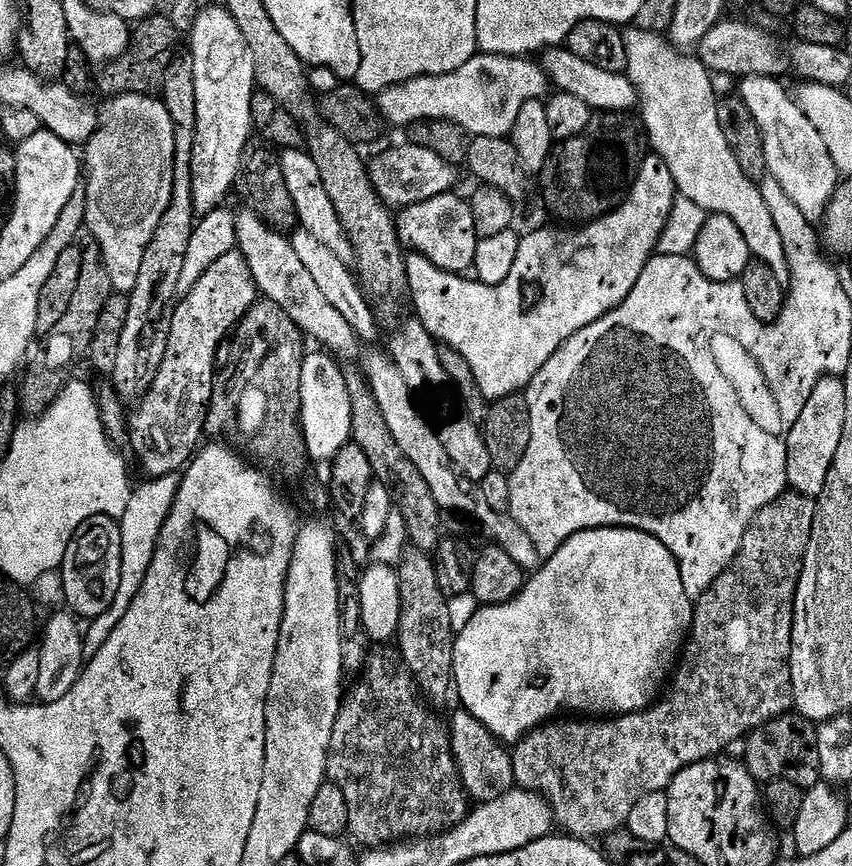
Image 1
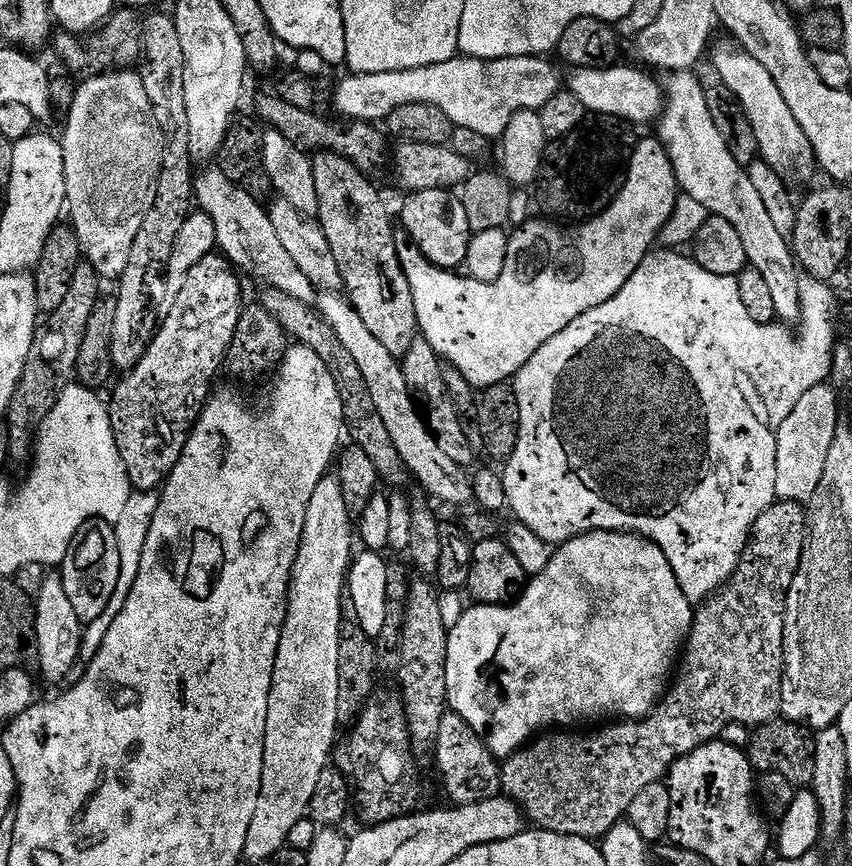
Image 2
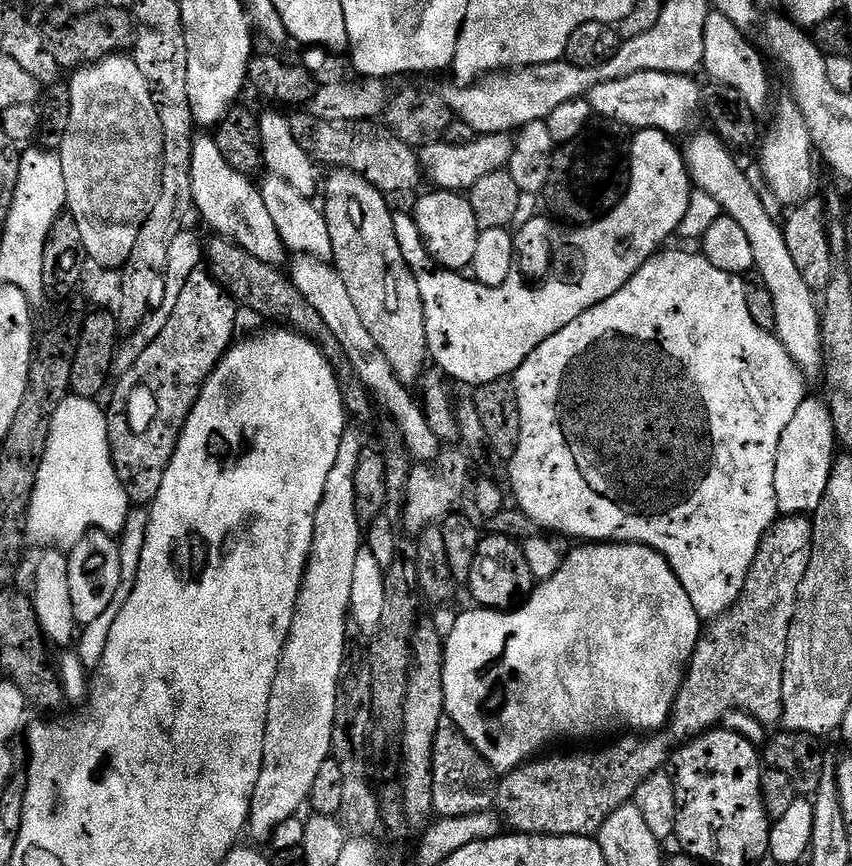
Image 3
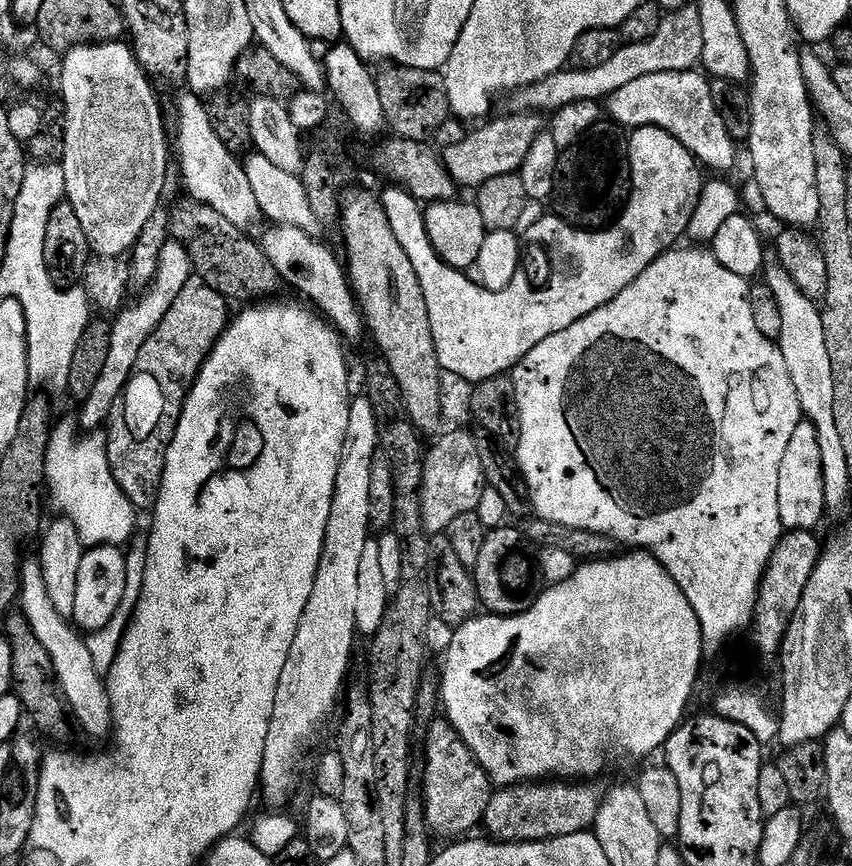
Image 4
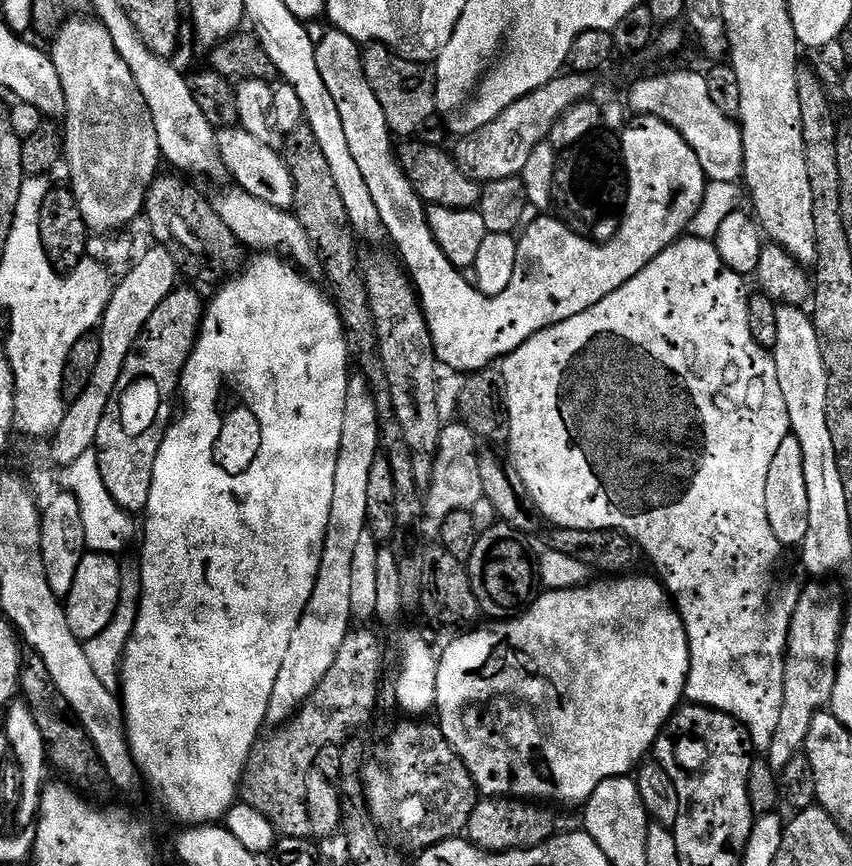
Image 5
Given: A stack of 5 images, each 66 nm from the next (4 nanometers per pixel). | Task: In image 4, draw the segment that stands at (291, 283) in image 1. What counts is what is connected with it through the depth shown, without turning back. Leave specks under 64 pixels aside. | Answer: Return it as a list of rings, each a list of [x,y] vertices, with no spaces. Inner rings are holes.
[[[187,95],[181,98],[176,108],[176,132],[174,128],[174,152],[180,155],[178,172],[183,187],[188,187],[187,195],[191,199],[218,210],[218,214],[234,222],[234,226],[251,229],[251,224],[261,219],[262,213],[258,198],[254,198],[254,190],[250,190],[244,165],[239,159],[236,161],[237,153],[228,149],[214,130],[205,101],[199,95]]]

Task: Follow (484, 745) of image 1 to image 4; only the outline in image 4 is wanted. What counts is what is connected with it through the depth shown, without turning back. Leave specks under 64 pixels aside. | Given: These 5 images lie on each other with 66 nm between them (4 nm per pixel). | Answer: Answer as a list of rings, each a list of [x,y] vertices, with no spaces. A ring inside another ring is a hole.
[[[436,718],[429,724],[432,725],[429,726],[428,737],[424,740],[422,798],[430,798],[430,802],[422,803],[430,808],[424,808],[424,821],[435,835],[437,832],[440,836],[460,838],[471,833],[468,831],[483,821],[494,785],[447,719]]]

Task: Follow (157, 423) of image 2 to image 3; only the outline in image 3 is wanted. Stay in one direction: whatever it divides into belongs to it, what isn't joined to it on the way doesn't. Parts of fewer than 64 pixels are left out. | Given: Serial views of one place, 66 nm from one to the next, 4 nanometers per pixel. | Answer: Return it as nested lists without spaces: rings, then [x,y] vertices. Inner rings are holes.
[[[197,270],[194,274],[190,274],[190,278],[186,278],[186,286],[182,286],[182,290],[174,297],[171,303],[172,313],[169,314],[168,321],[161,326],[160,333],[157,331],[153,335],[152,341],[146,346],[146,350],[142,350],[138,362],[134,362],[134,366],[130,366],[130,370],[126,370],[119,377],[120,381],[116,384],[116,393],[112,396],[112,405],[107,405],[106,408],[108,441],[112,451],[114,470],[118,470],[118,478],[126,490],[128,499],[136,506],[151,505],[152,500],[158,494],[158,490],[162,490],[162,478],[166,478],[166,470],[170,466],[170,458],[174,454],[177,442],[180,440],[180,431],[184,428],[184,423],[188,421],[188,416],[192,413],[196,399],[200,396],[202,386],[208,381],[208,375],[216,369],[218,362],[228,353],[228,349],[232,347],[234,343],[232,335],[236,332],[236,311],[238,311],[238,305],[235,299],[228,295],[227,291],[213,278],[211,272],[207,270]]]

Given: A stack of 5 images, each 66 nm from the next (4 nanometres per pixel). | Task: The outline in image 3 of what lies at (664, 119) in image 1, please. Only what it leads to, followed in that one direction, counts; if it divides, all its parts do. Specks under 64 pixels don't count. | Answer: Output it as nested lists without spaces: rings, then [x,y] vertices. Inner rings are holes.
[[[707,135],[694,137],[689,142],[688,148],[683,149],[684,160],[688,164],[688,175],[691,176],[693,185],[699,191],[710,194],[710,198],[714,198],[714,202],[718,202],[723,215],[732,216],[734,222],[738,222],[738,226],[742,226],[746,239],[750,241],[750,250],[754,250],[755,275],[760,275],[757,276],[759,283],[763,284],[766,290],[770,290],[770,298],[774,298],[775,336],[780,339],[786,354],[790,354],[790,358],[799,366],[805,377],[819,377],[824,362],[824,350],[820,342],[820,308],[817,297],[816,300],[812,297],[815,296],[814,289],[806,286],[806,278],[802,278],[798,266],[794,266],[794,258],[790,258],[790,246],[786,246],[783,227],[772,221],[772,216],[768,213],[763,198],[756,193],[756,188],[748,181],[747,174],[736,165],[735,158],[737,159],[737,157],[721,142],[719,136]]]

